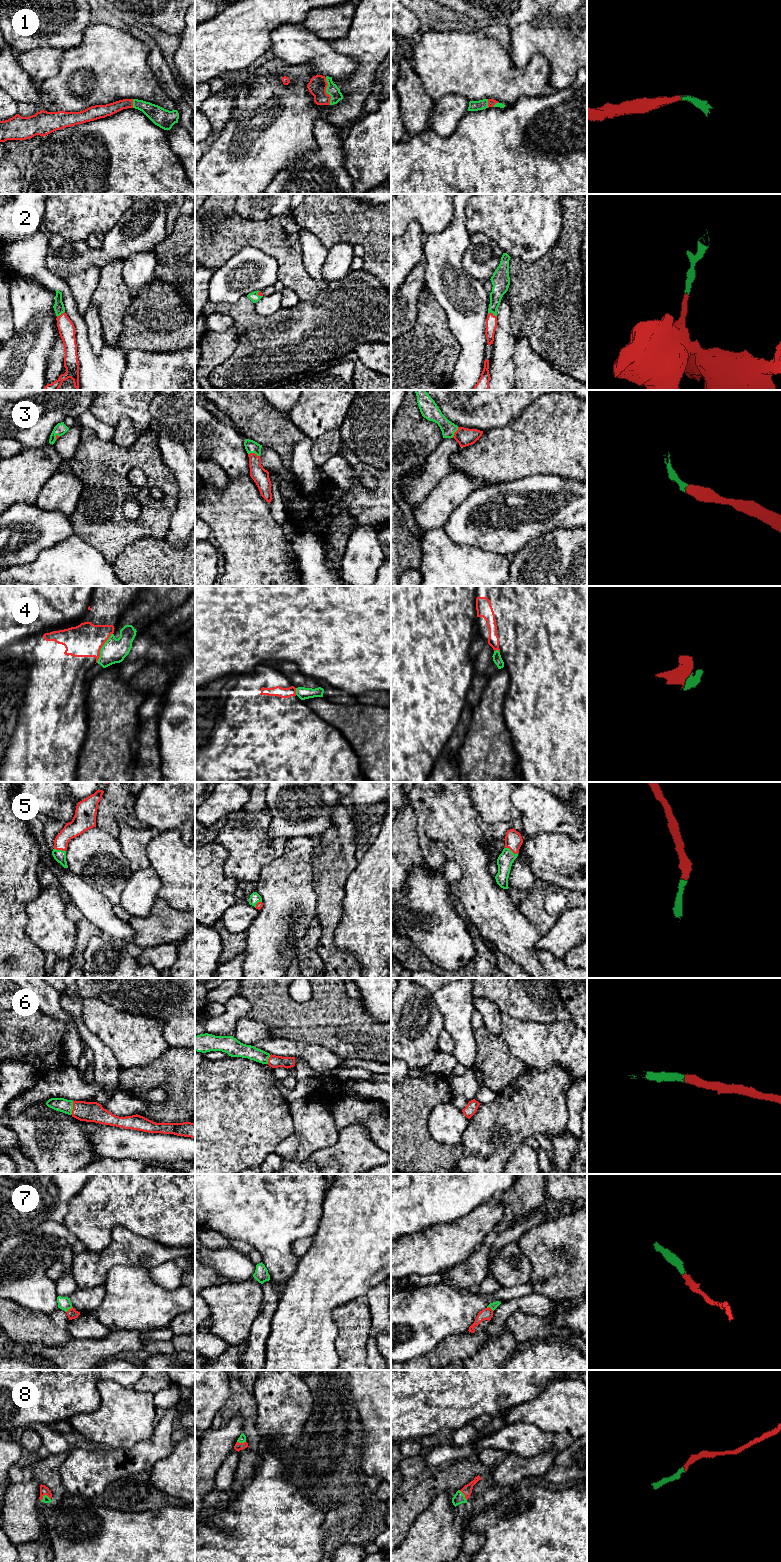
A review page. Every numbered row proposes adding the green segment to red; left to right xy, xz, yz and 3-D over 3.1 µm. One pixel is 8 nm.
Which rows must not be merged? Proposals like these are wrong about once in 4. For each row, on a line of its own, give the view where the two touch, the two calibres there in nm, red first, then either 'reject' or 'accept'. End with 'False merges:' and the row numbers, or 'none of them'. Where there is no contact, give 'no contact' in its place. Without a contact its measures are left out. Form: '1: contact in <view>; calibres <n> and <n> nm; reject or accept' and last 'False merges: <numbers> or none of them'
1: contact in xz; calibres 150 and 90 nm; accept
2: contact in yz; calibres 100 and 130 nm; accept
3: contact in xz; calibres 130 and 100 nm; accept
4: contact in xy; calibres 280 and 190 nm; reject
5: contact in yz; calibres 140 and 120 nm; accept
6: contact in xy; calibres 160 and 110 nm; accept
7: contact in xy; calibres 80 and 110 nm; accept
8: contact in yz; calibres 80 and 90 nm; accept
False merges: 4

